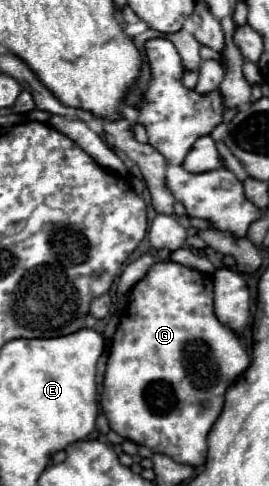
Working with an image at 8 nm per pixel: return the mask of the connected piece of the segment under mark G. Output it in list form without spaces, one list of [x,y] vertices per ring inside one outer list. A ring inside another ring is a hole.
[[[163,261],[163,263],[155,263],[147,277],[141,279],[135,287],[133,287],[133,301],[127,305],[125,313],[121,315],[117,333],[113,337],[113,345],[111,345],[111,353],[109,353],[109,361],[107,361],[107,371],[105,371],[105,379],[103,379],[103,393],[101,393],[101,407],[105,417],[109,419],[109,425],[115,433],[119,433],[125,439],[131,439],[137,445],[145,445],[149,447],[153,453],[163,453],[167,457],[171,457],[177,463],[185,463],[191,467],[199,467],[205,463],[207,457],[207,433],[213,427],[213,423],[217,421],[221,409],[223,409],[223,397],[225,391],[237,381],[237,377],[249,367],[249,355],[243,349],[239,337],[227,329],[225,325],[221,325],[213,313],[213,281],[209,275],[203,275],[199,271],[193,271],[189,267],[183,267],[179,263],[171,263],[171,261]]]

